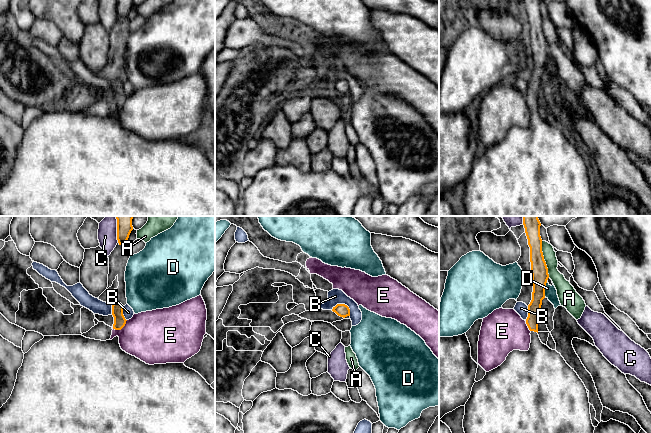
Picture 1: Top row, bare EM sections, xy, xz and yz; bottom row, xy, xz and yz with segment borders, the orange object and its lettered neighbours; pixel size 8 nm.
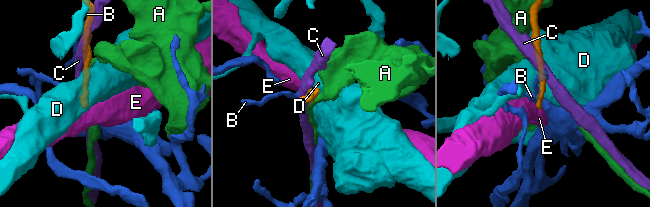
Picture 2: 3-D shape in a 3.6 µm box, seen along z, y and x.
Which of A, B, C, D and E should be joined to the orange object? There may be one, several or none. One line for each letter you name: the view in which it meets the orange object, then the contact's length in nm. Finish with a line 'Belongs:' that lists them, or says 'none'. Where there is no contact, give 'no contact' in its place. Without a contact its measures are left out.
Belongs: none

